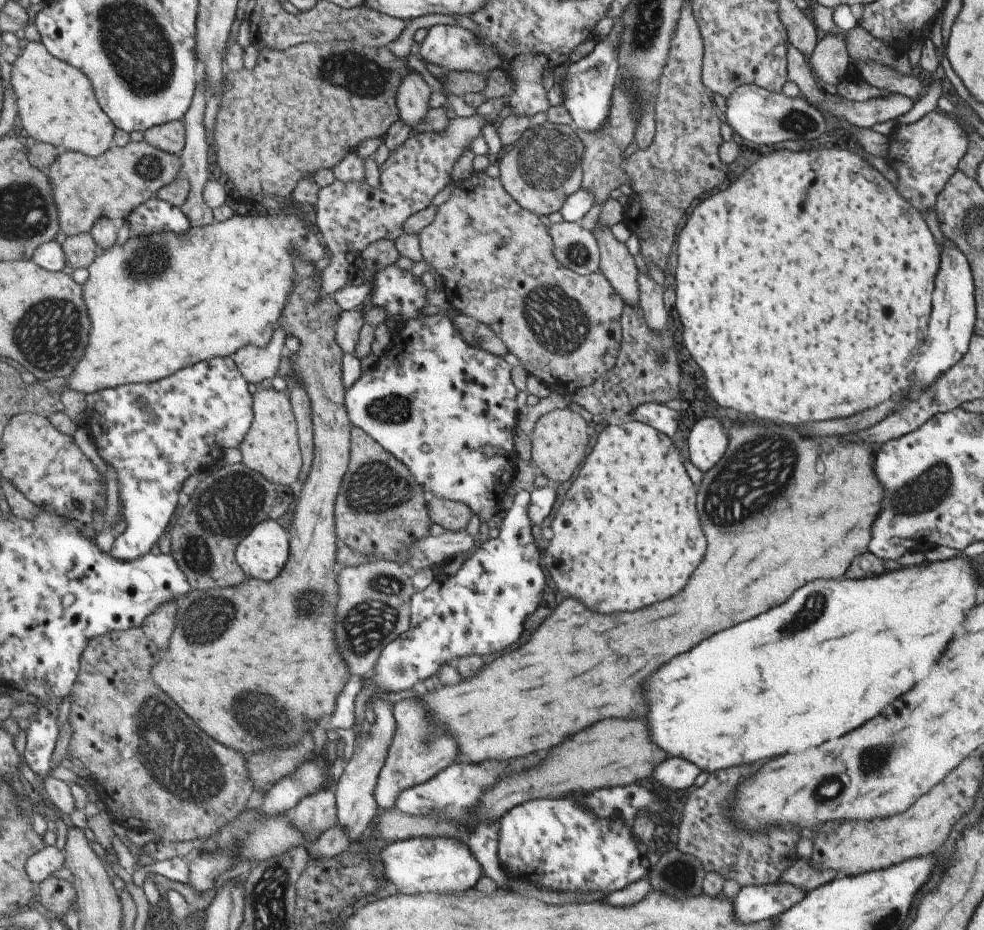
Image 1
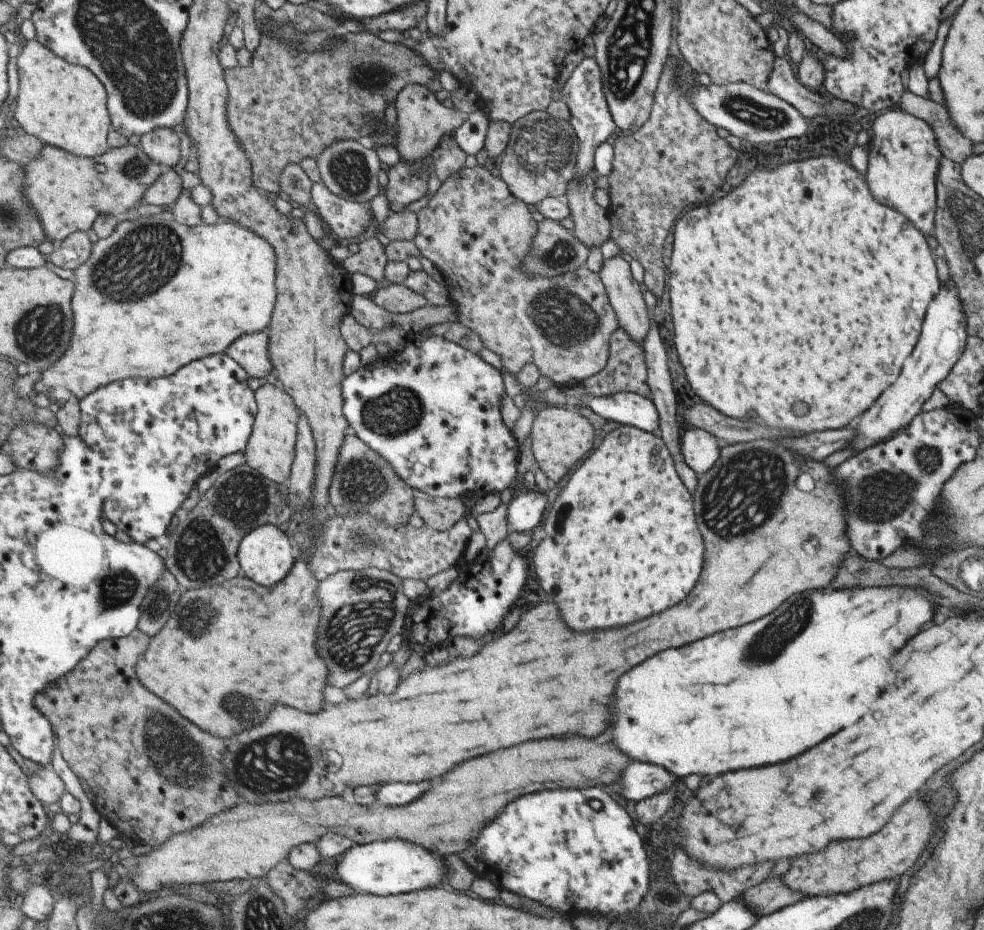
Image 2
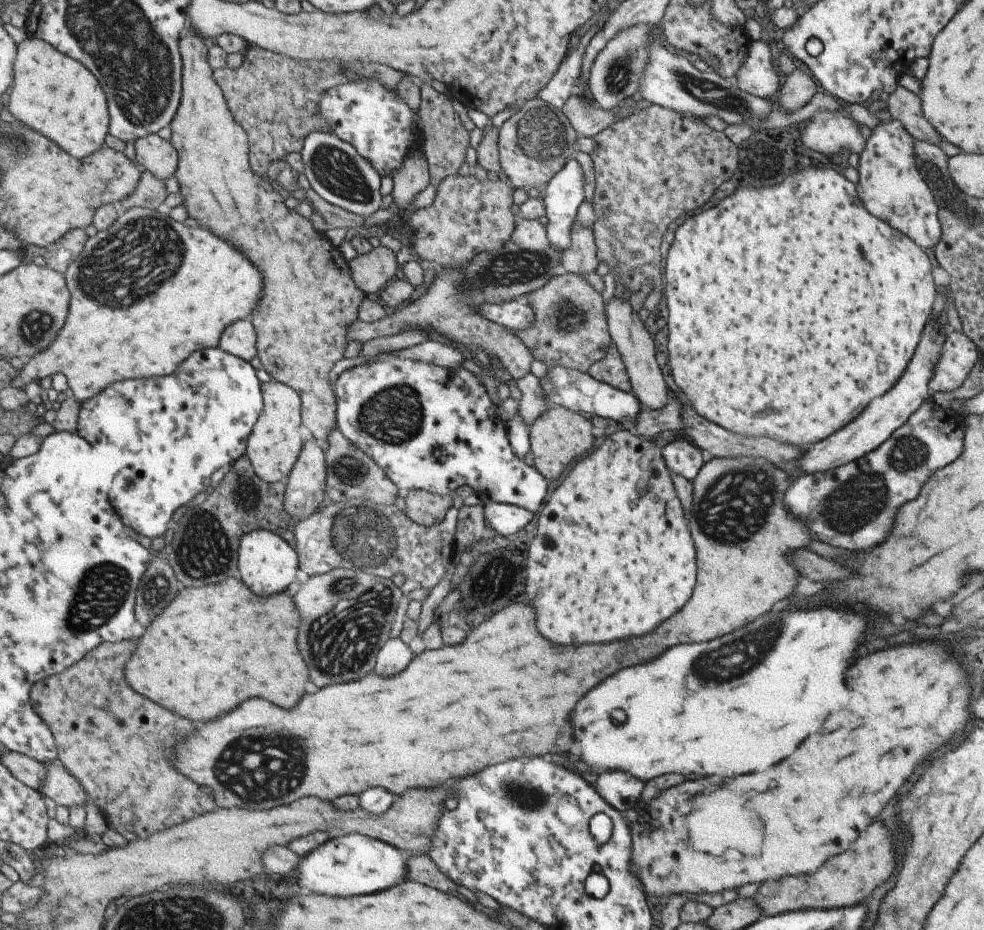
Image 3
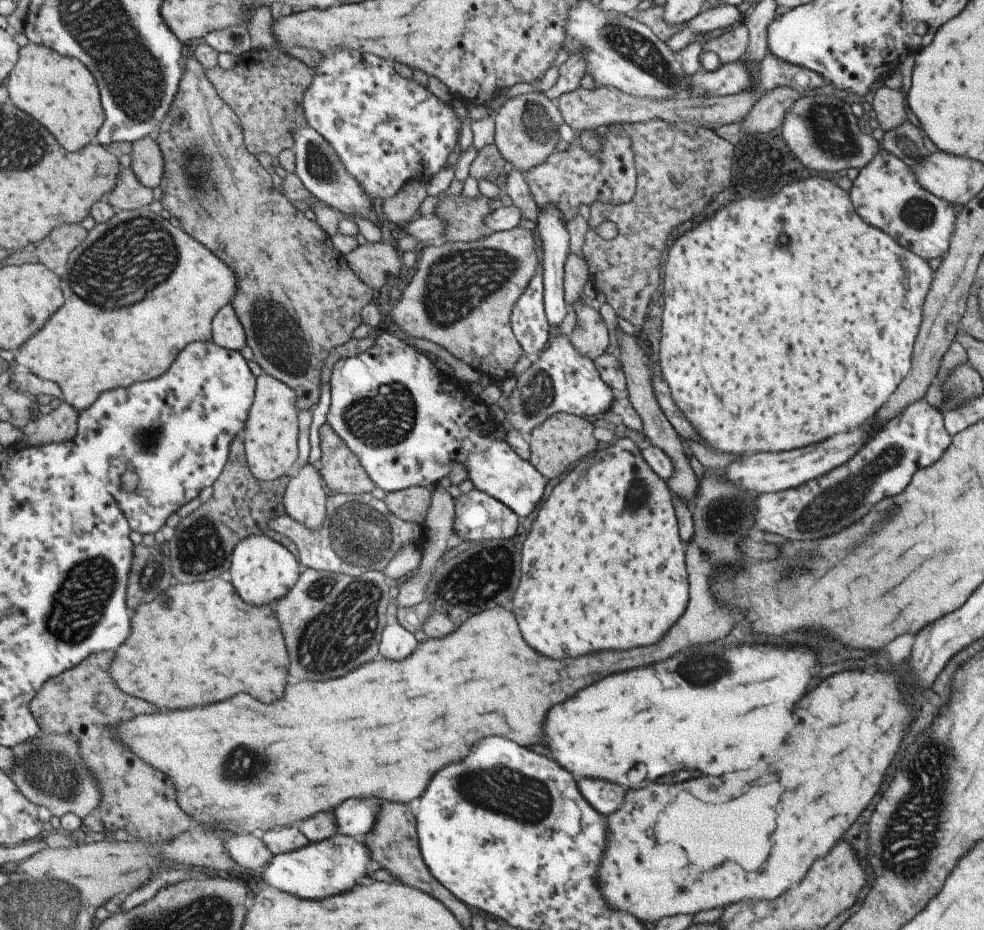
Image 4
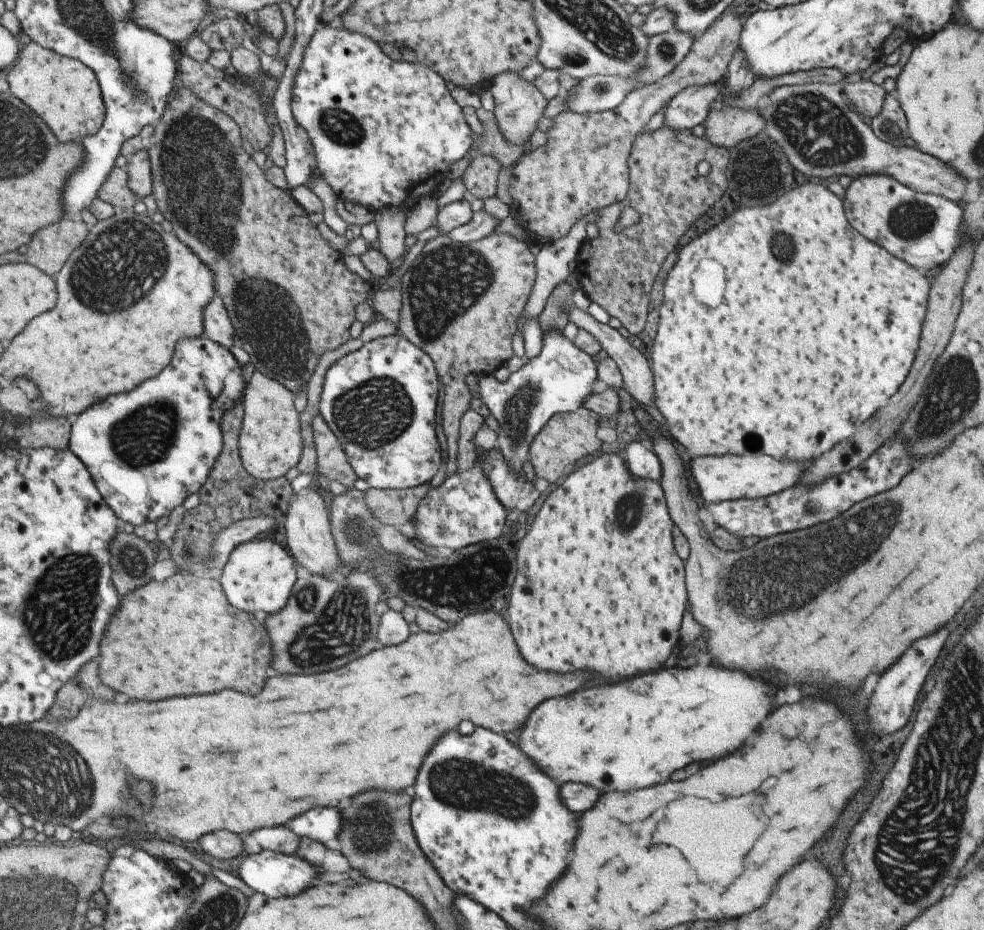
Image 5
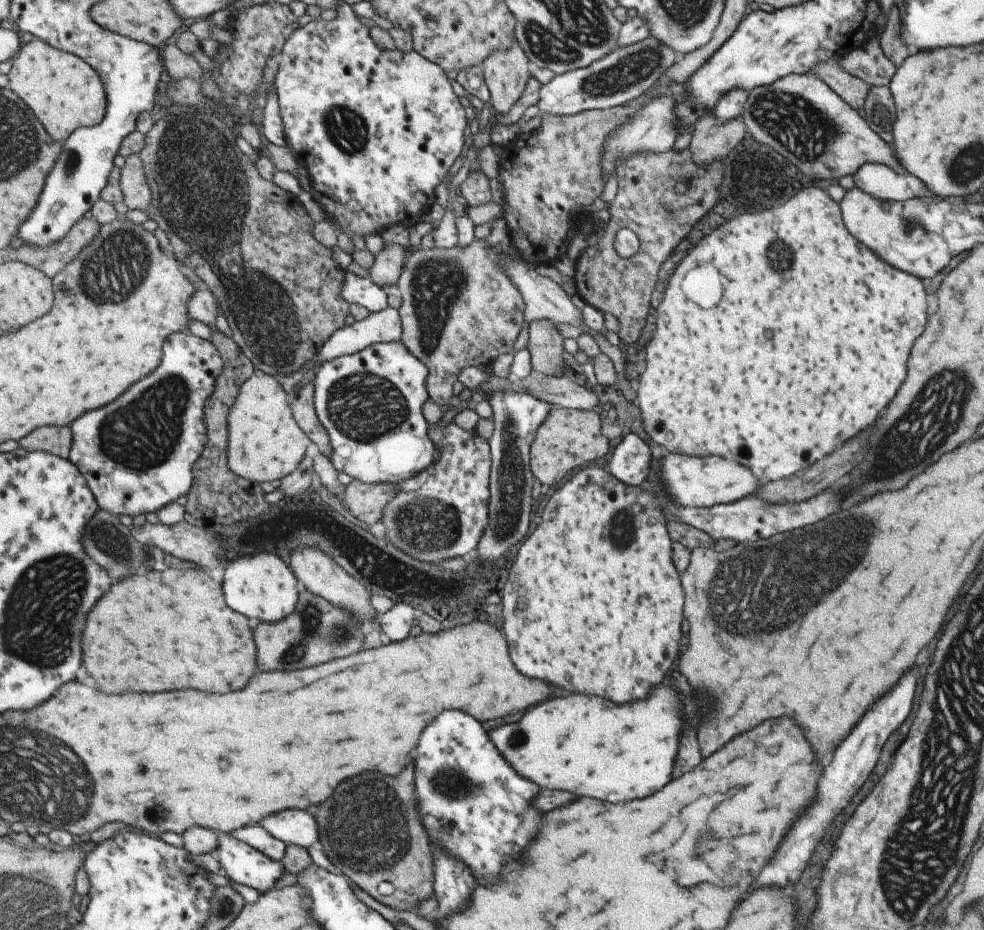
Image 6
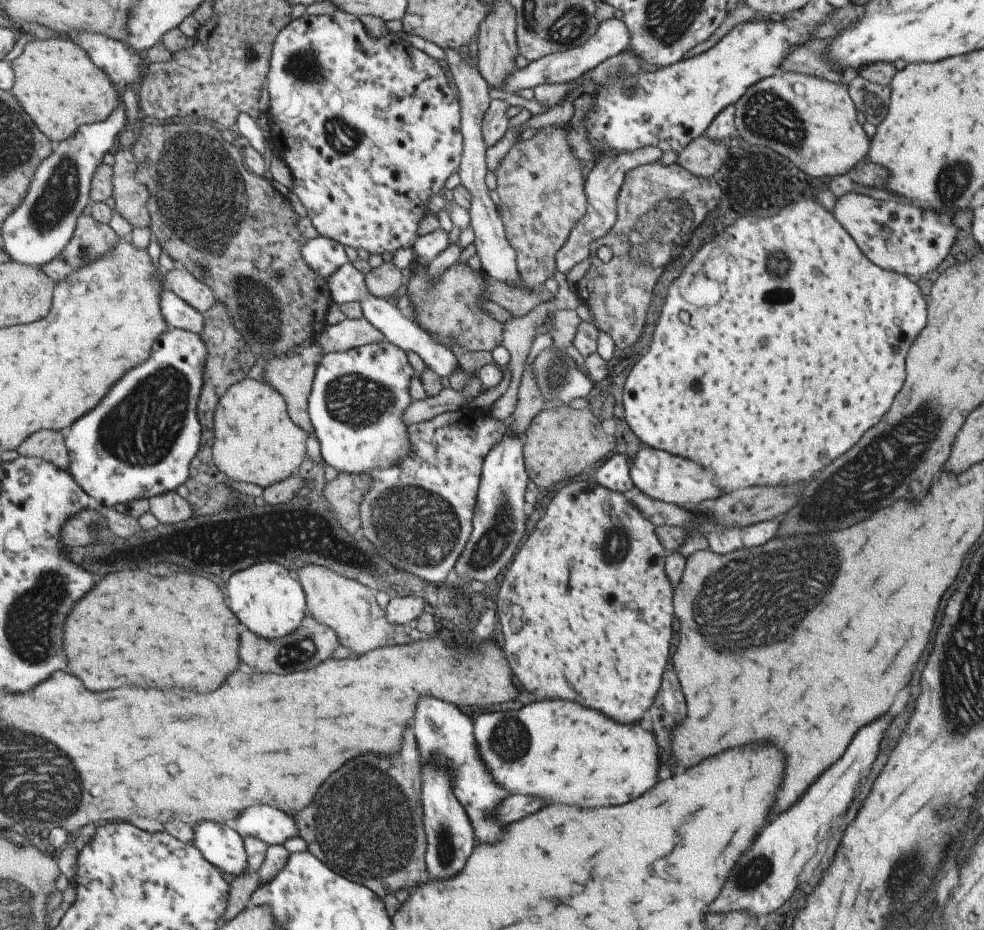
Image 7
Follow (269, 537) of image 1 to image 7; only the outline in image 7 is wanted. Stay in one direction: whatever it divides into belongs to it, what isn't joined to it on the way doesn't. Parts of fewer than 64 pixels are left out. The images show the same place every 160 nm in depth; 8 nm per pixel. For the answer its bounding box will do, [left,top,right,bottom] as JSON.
[227,562,312,639]

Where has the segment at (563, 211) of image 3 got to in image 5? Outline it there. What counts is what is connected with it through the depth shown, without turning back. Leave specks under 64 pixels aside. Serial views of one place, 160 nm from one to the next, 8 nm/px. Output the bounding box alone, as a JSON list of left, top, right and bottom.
[476,329,597,475]

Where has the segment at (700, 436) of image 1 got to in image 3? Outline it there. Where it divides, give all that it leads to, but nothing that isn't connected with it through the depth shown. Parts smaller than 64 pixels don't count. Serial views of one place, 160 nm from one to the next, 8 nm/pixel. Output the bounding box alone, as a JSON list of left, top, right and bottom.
[660,437,703,480]

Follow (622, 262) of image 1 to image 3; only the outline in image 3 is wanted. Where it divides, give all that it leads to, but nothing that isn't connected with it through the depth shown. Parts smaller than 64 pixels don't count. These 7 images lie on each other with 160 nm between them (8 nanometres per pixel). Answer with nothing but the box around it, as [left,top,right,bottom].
[604,297,667,409]

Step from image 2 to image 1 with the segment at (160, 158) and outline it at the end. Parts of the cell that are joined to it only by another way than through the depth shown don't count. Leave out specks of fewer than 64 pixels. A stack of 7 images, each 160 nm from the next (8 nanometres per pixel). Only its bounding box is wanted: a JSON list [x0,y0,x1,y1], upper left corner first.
[143,120,187,155]

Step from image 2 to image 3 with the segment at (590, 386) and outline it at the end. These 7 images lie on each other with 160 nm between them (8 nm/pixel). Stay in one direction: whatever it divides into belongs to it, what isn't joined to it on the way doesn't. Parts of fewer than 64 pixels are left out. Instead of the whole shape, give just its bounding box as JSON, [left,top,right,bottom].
[586,343,632,393]

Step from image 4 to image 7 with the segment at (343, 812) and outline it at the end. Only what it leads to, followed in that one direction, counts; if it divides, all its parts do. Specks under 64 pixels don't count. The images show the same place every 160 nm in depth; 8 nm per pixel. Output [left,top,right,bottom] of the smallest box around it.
[236,805,300,845]

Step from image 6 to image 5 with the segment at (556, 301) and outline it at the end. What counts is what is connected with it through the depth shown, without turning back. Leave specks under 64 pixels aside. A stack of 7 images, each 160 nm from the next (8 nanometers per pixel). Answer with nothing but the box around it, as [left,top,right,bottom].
[568,306,654,406]

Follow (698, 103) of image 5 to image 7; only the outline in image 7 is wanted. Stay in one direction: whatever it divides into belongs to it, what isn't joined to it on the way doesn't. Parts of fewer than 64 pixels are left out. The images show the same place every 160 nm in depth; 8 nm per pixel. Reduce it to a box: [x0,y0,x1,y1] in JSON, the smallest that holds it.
[554,146,664,274]

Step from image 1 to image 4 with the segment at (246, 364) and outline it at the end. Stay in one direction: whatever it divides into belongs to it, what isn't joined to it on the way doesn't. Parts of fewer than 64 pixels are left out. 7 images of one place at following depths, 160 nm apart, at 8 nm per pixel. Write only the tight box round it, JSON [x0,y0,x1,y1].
[213,305,248,350]

